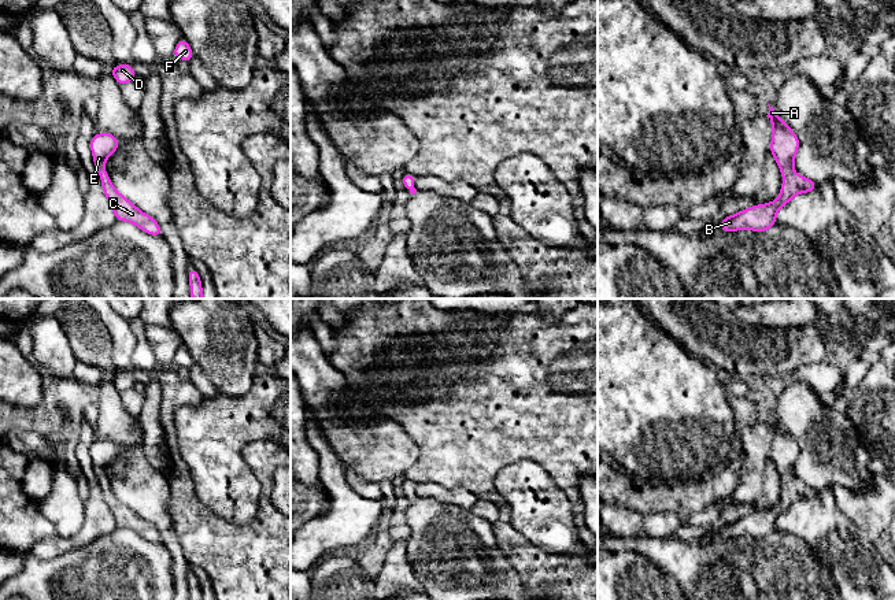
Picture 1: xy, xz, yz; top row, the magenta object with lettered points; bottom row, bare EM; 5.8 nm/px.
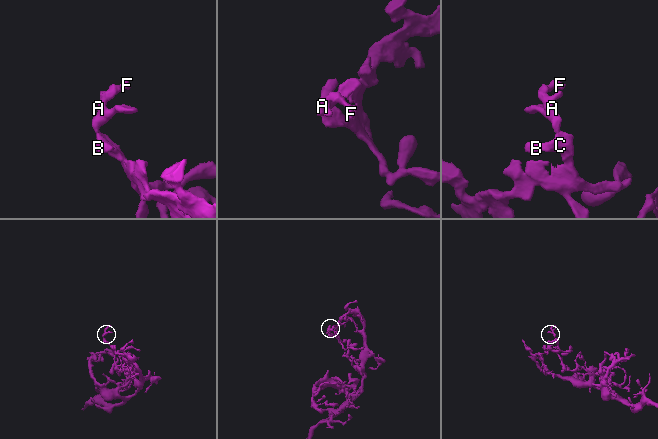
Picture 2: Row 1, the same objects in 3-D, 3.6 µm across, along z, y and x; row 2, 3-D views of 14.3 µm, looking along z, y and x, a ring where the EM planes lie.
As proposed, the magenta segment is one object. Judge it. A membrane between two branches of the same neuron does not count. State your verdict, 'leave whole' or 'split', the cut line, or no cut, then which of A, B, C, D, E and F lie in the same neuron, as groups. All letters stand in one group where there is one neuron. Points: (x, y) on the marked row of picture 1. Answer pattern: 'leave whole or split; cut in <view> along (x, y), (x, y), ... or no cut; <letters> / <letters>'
leave whole; no cut; A B C D E F

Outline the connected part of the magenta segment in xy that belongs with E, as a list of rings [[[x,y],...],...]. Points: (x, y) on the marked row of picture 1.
[[[111,133],[93,134],[90,149],[97,174],[101,177],[101,188],[107,196],[117,221],[126,221],[138,226],[151,236],[162,237],[159,223],[149,215],[140,211],[132,201],[123,197],[111,184],[104,166],[108,156],[119,148],[118,138]]]

